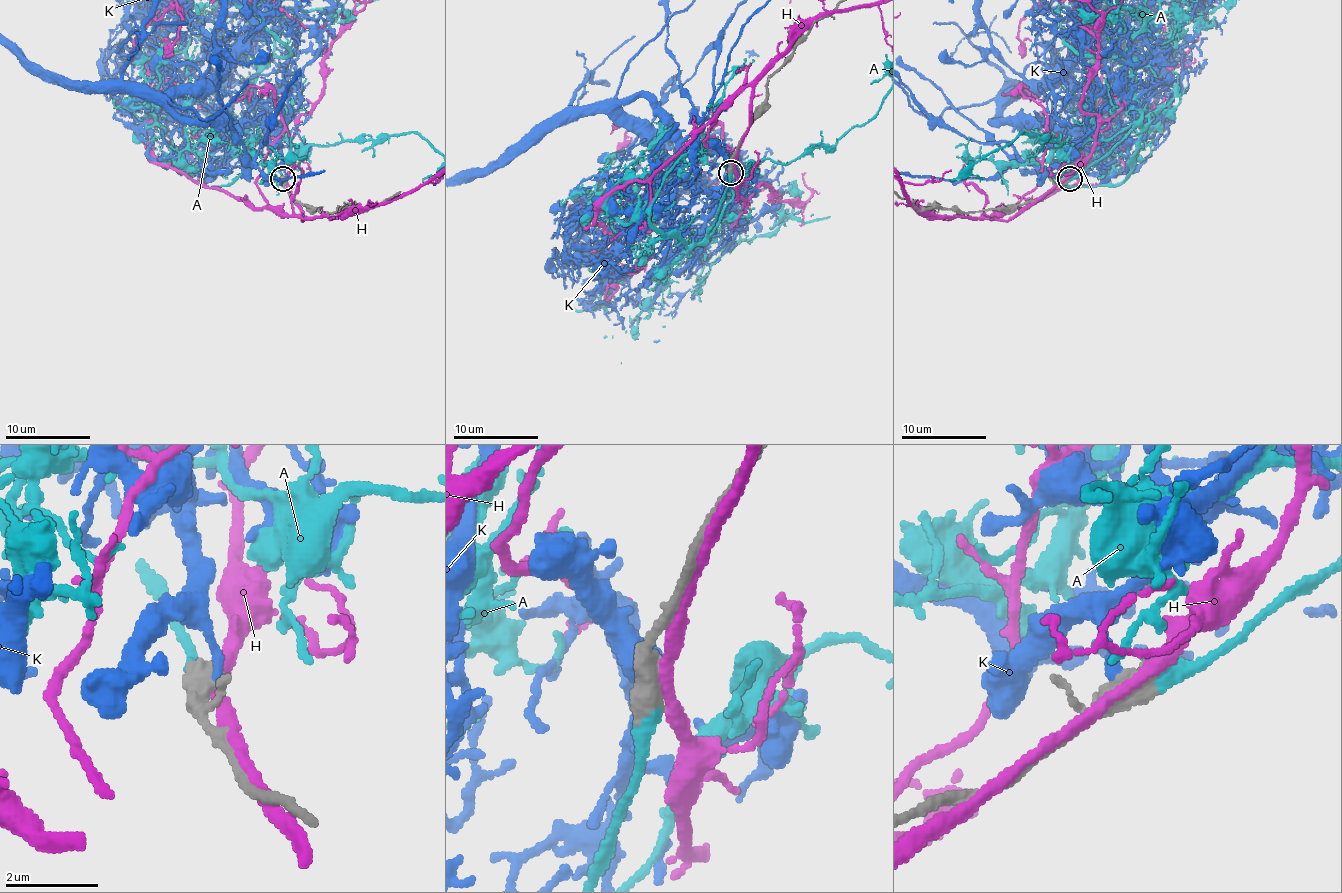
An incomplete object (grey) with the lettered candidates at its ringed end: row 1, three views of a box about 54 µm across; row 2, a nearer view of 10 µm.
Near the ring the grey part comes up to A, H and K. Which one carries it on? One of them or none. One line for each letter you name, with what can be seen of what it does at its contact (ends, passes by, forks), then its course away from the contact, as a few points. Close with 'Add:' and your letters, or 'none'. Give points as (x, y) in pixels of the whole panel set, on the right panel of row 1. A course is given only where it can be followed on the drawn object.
A: It ends there
Add: A

